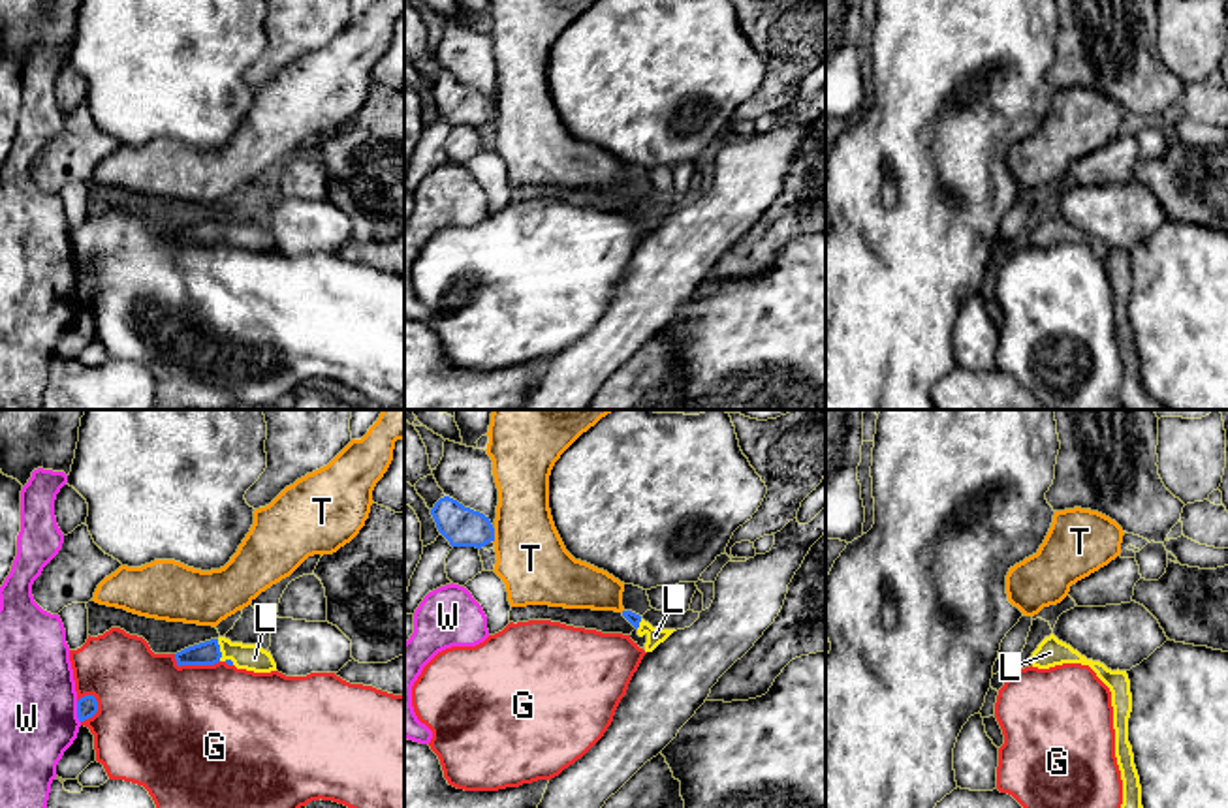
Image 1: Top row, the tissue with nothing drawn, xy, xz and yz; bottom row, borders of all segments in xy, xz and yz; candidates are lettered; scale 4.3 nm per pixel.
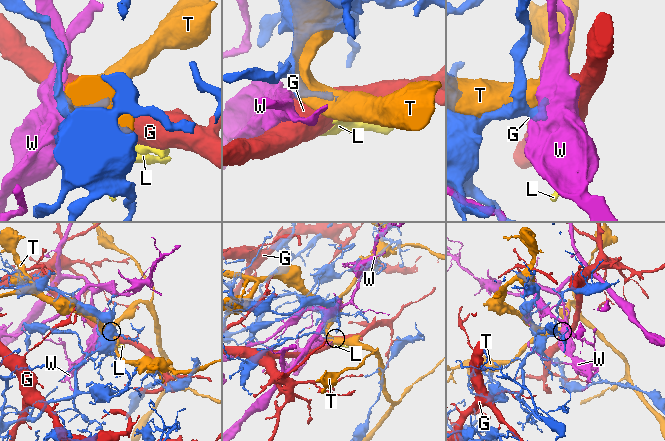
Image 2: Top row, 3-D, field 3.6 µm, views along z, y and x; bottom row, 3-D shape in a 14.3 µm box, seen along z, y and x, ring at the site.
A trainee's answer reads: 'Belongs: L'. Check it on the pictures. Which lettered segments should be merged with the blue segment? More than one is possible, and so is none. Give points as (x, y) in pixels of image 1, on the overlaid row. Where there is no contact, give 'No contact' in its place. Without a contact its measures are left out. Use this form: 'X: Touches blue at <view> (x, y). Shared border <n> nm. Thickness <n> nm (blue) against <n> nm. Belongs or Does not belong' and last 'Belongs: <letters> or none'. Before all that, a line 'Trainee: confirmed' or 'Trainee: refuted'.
Trainee: confirmed
G: Touches blue at xy (194, 664). Shared border 200 nm. Thickness 100 nm (blue) against 500 nm. Does not belong
L: Touches blue at xy (219, 651). Shared border 100 nm. Thickness 100 nm (blue) against 110 nm. Belongs
T: Touches blue at xz (493, 536). Shared border 60 nm. Thickness 170 nm (blue) against 300 nm. Does not belong
W: Touches blue at xy (78, 713). Shared border 100 nm. Thickness 90 nm (blue) against 340 nm. Does not belong
Belongs: L

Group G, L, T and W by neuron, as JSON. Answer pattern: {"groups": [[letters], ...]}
{"groups": [["G"], ["L"], ["T"], ["W"]]}

